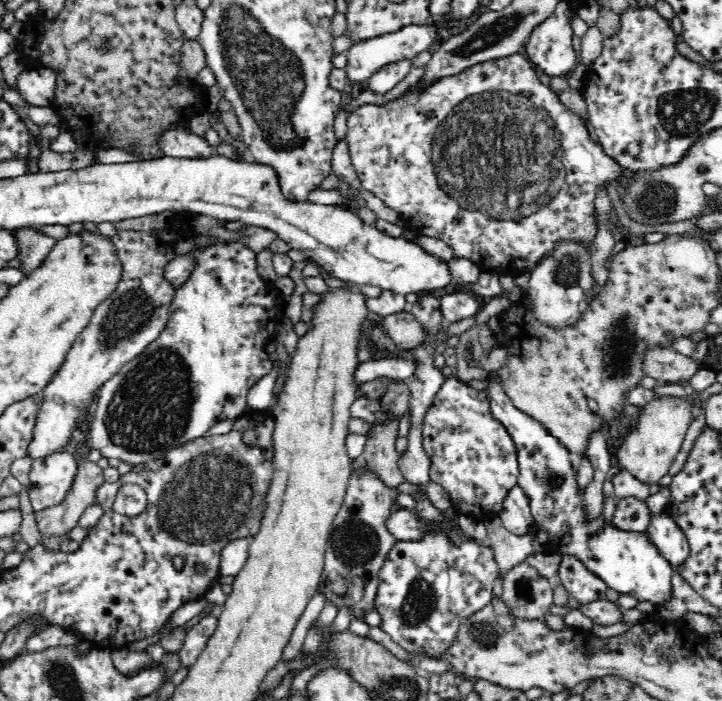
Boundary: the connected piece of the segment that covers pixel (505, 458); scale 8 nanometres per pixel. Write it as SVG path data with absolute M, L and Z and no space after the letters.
M454 372L433 398L422 419L422 448L430 458L429 478L441 484L448 492L458 515L467 515L476 521L488 520L503 510L503 502L509 496L520 476L517 443L513 435L498 419L494 418L484 391L462 382Z

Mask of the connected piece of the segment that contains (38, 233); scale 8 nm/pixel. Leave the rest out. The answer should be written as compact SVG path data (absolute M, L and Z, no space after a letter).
M41 228L18 230L18 232L11 234L16 234L18 241L20 241L21 260L25 264L21 270L26 274L32 273L56 245L56 241L42 234Z

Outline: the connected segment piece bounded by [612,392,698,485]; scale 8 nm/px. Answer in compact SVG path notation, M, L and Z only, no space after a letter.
M659 392L653 393L650 398L640 406L640 416L634 428L617 440L612 447L612 452L618 458L623 469L631 472L638 480L657 484L668 472L674 457L680 452L680 446L688 426L694 422L698 413L696 404L680 396L660 396Z

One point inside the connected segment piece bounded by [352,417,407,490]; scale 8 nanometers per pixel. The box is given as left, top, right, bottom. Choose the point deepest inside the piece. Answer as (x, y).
(379, 458)

